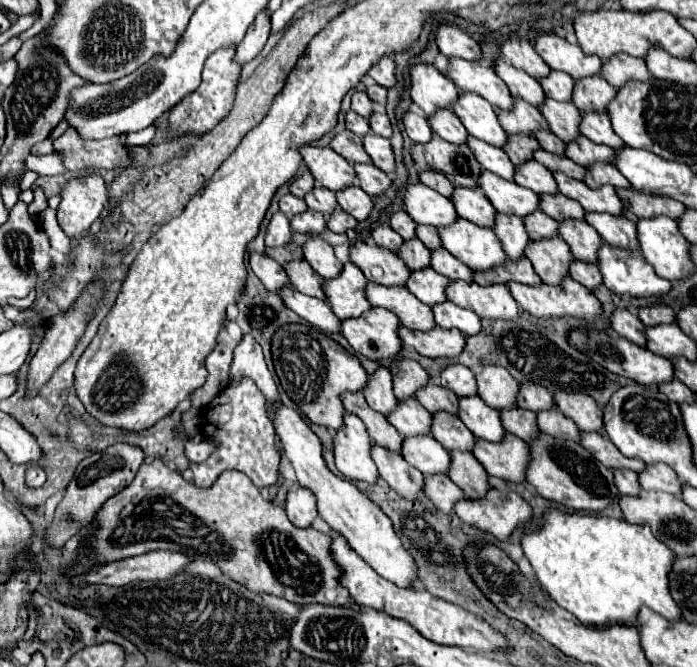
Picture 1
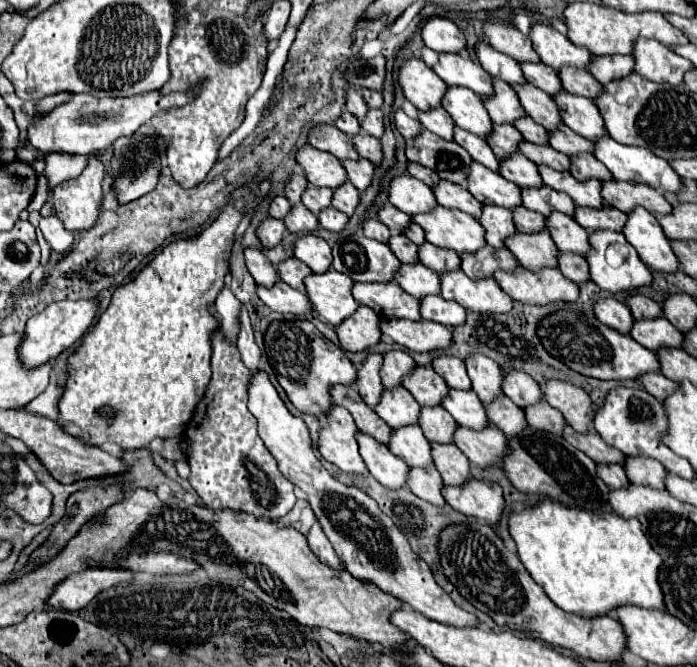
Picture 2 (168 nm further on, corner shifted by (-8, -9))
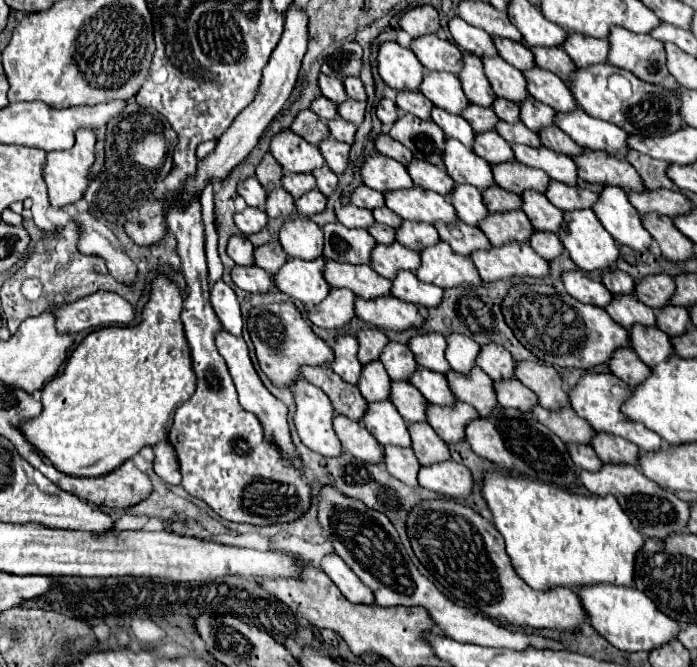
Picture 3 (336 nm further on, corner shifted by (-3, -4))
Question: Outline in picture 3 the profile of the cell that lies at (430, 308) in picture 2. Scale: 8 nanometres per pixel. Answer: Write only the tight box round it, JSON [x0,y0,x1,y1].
[392,272,442,308]

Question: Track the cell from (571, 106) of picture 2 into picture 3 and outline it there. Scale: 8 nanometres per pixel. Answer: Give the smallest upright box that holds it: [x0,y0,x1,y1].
[522,66,578,112]

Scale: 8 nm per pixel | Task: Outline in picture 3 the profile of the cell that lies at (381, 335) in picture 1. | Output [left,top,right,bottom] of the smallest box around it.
[308,288,354,328]

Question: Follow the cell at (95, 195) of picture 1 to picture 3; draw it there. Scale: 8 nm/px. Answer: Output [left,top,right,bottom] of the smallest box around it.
[42,128,96,208]

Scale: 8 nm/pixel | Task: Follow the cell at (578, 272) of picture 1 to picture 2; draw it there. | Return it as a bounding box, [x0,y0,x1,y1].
[559,253,591,283]

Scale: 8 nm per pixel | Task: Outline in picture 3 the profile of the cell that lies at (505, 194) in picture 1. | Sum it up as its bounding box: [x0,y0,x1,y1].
[442,138,494,190]

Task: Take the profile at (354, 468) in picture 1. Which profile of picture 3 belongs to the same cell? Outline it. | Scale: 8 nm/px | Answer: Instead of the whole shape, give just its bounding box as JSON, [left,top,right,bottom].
[292,376,342,456]

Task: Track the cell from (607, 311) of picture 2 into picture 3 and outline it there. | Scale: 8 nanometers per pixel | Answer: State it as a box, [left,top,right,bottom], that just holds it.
[562,270,612,306]

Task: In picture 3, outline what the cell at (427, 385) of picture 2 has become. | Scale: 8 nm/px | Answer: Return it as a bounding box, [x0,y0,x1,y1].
[380,340,416,382]

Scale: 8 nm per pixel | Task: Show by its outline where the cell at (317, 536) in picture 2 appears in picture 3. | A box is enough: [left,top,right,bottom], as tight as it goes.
[320,554,374,604]

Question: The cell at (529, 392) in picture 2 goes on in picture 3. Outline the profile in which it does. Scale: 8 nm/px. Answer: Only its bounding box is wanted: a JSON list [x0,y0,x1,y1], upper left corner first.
[476,342,512,380]

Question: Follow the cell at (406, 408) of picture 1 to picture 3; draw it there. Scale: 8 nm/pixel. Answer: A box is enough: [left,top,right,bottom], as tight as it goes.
[358,360,390,402]

